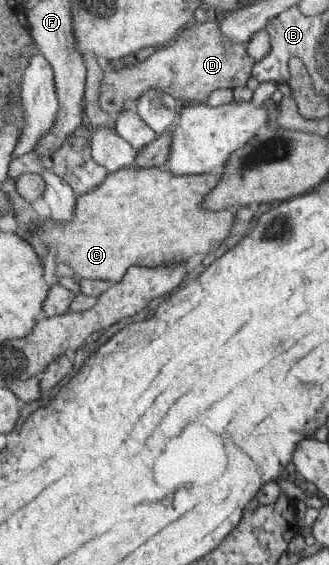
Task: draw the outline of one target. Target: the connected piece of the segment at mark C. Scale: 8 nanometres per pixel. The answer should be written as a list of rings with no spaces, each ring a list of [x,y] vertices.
[[[132,164],[128,168],[108,173],[106,179],[99,186],[96,186],[96,188],[94,188],[91,192],[77,195],[74,217],[71,222],[56,222],[56,220],[52,220],[50,217],[40,218],[40,223],[35,222],[34,231],[29,228],[27,232],[31,233],[31,235],[36,235],[43,240],[43,244],[47,245],[49,252],[54,254],[55,257],[58,257],[57,262],[68,262],[71,265],[71,268],[73,268],[76,272],[76,278],[78,280],[97,279],[115,283],[122,280],[130,266],[165,266],[166,264],[186,264],[186,262],[189,262],[193,256],[199,256],[199,254],[203,254],[203,256],[205,256],[206,254],[213,252],[211,250],[213,246],[220,246],[223,240],[230,235],[231,228],[233,228],[236,210],[225,209],[214,211],[206,209],[202,205],[204,198],[206,198],[206,196],[214,190],[220,180],[222,180],[222,176],[219,171],[207,174],[176,175],[175,173],[172,173],[166,165],[163,167],[137,167],[135,164]]]

